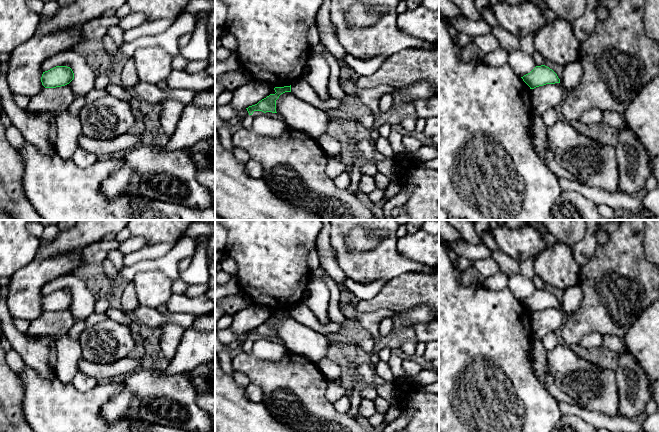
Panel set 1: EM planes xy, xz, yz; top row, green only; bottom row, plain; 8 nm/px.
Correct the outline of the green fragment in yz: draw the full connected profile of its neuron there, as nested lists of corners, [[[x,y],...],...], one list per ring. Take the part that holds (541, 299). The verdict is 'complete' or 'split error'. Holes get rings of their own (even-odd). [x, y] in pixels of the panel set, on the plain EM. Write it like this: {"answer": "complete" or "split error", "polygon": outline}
{"answer": "complete", "polygon": [[[545,289],[536,290],[530,297],[521,302],[530,311],[530,313],[546,308],[560,307],[560,303],[557,298]]]}

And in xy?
{"answer": "complete", "polygon": [[[56,290],[43,296],[42,309],[45,312],[56,312],[69,308],[74,303],[74,297],[70,291]]]}

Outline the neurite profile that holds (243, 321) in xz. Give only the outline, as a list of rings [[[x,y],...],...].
[[[252,305],[233,315],[233,323],[230,330],[235,333],[244,333],[257,328],[262,323],[270,319],[274,314],[271,308],[267,306]]]

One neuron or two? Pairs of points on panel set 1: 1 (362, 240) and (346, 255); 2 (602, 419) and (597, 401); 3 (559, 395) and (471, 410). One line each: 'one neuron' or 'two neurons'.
1: two neurons
2: two neurons
3: two neurons

